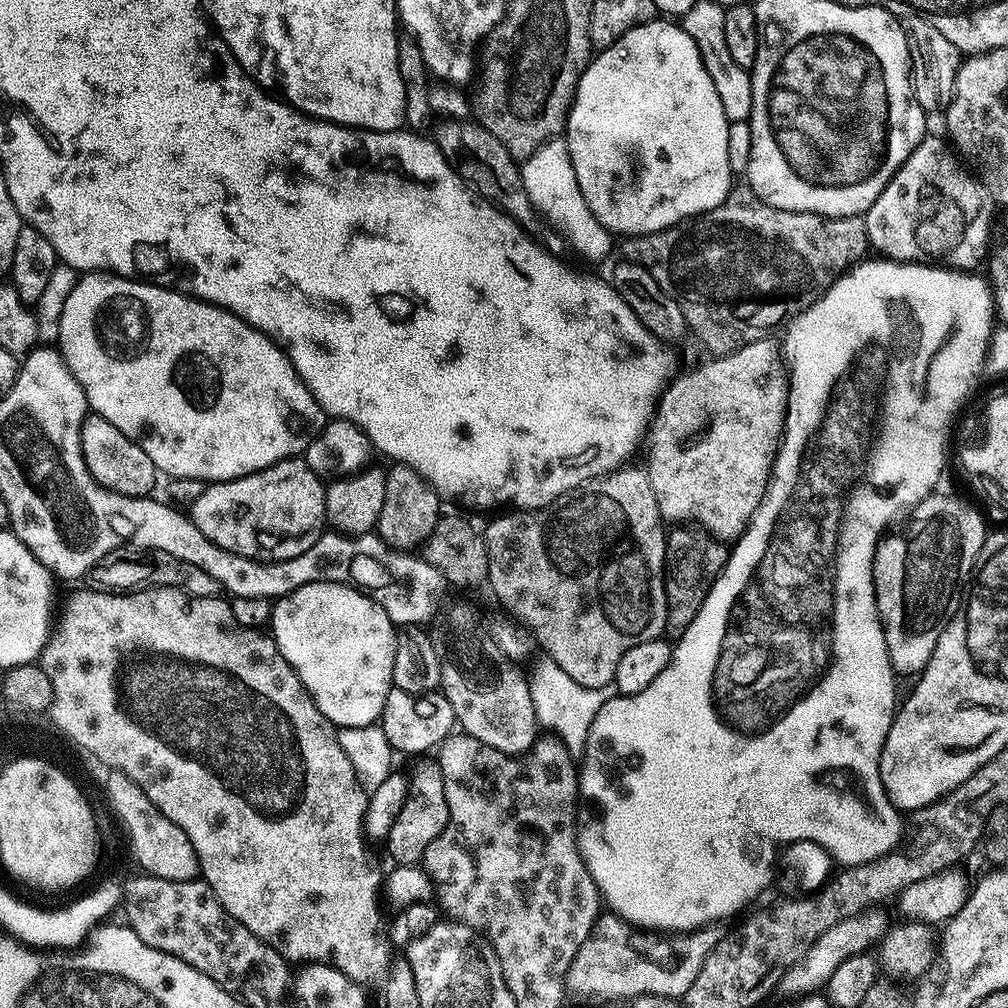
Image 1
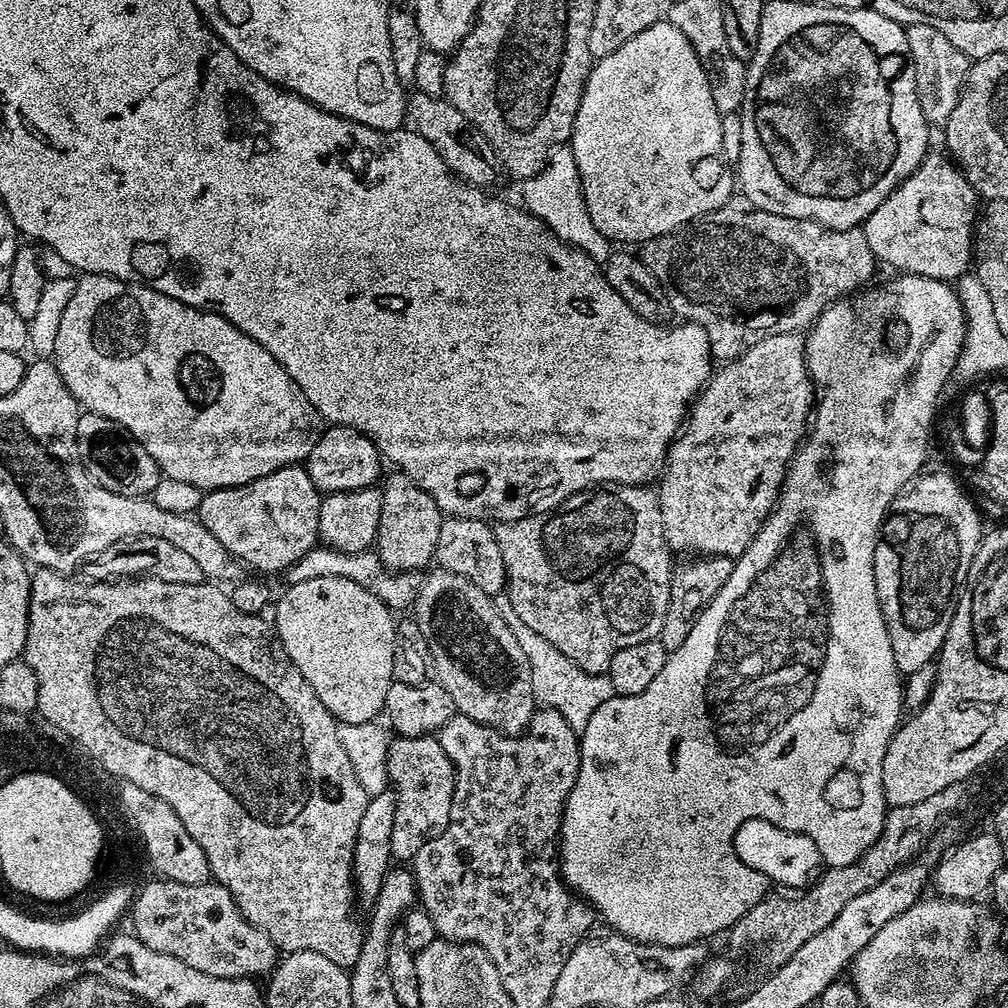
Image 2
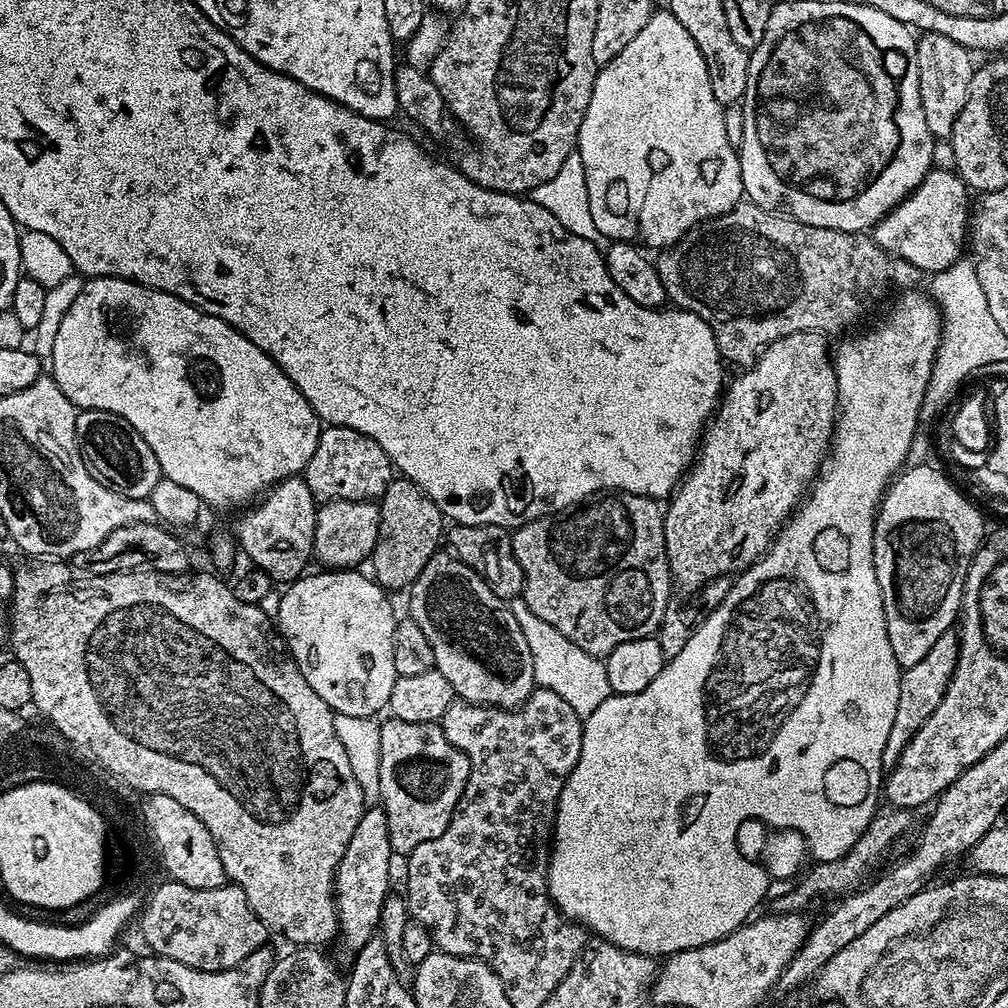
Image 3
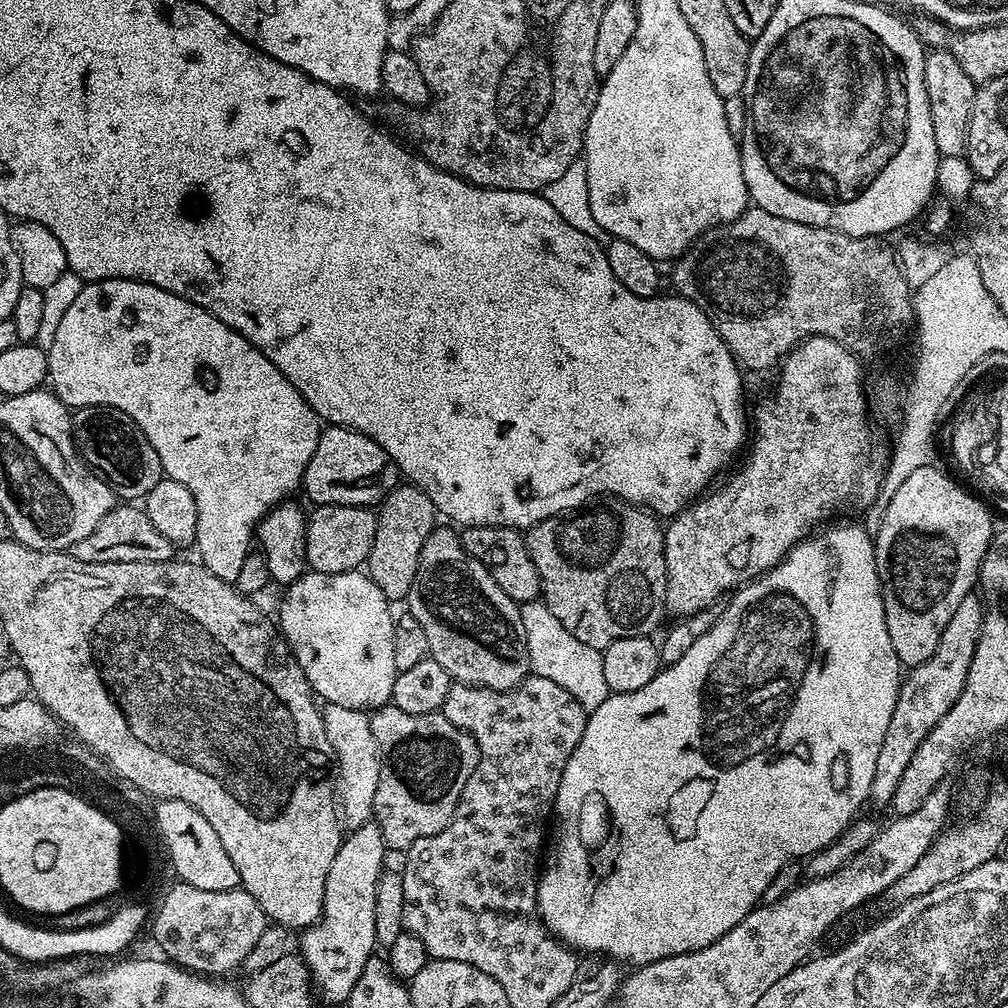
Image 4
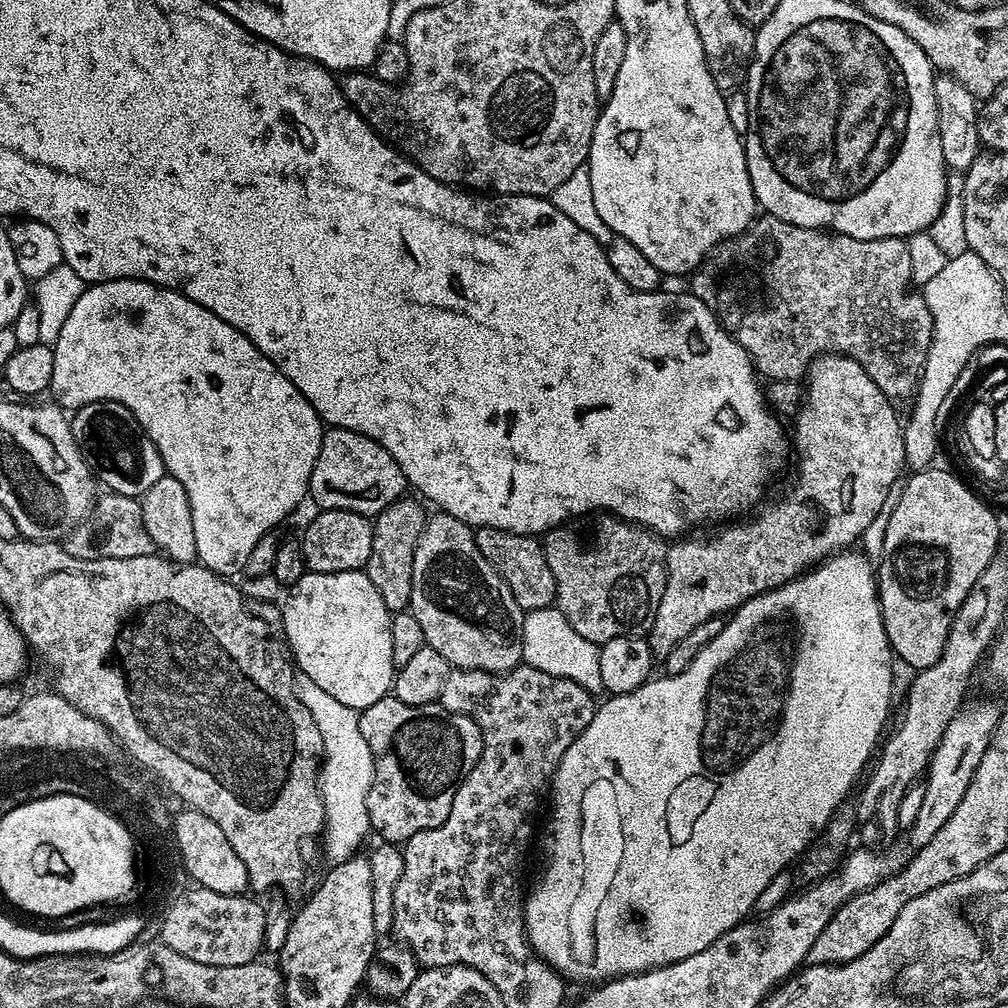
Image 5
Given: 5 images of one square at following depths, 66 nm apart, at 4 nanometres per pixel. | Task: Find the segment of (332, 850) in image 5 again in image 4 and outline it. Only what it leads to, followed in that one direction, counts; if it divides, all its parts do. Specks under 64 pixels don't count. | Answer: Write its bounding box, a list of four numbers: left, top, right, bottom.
[322,703,380,829]

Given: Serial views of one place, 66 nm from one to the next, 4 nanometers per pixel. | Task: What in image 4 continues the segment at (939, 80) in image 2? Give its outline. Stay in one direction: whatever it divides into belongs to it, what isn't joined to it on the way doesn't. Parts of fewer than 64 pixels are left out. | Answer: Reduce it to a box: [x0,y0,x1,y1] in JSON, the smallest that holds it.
[923,49,976,157]

